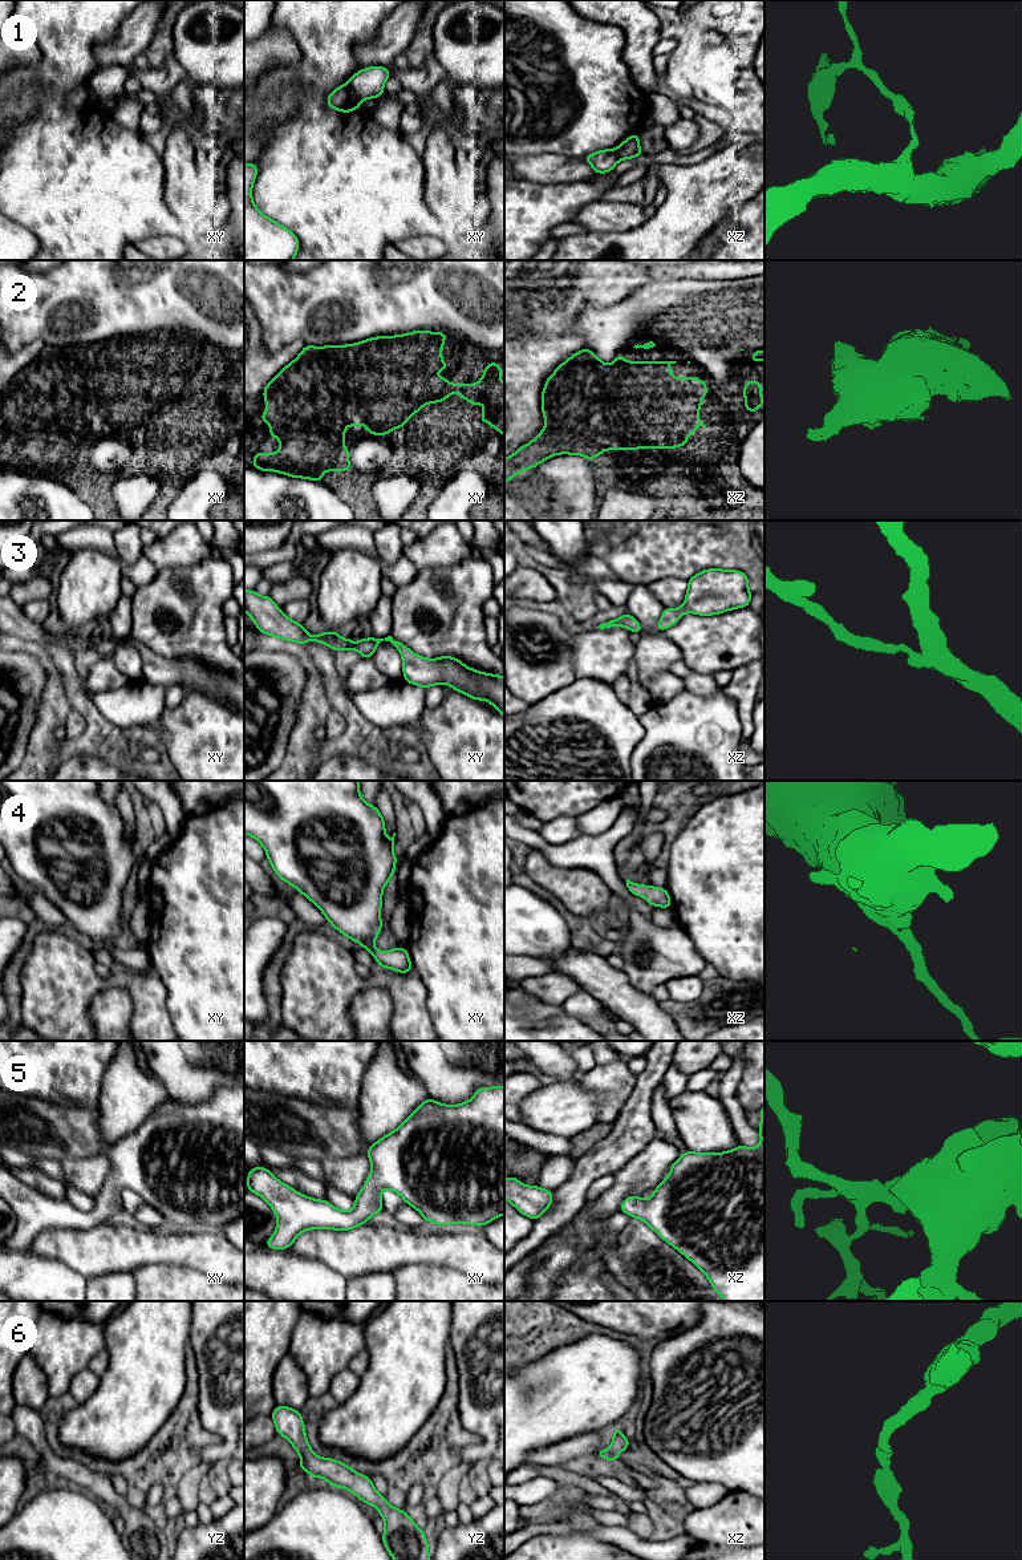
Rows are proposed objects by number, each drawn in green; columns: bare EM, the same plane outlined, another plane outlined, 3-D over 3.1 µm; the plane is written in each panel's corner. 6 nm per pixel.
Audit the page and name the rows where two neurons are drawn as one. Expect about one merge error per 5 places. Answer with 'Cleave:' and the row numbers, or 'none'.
Cleave: 1

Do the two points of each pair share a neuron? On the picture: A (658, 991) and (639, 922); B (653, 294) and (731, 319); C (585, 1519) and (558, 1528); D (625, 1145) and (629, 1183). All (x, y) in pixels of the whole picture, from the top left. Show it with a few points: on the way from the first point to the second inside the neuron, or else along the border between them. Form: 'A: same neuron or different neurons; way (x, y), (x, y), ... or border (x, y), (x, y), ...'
A: different neurons; border (664, 984), (658, 984), (651, 993)
B: same neuron; way (673, 313), (712, 319)
C: different neurons; border (572, 1527), (566, 1535), (540, 1535)
D: different neurons; border (649, 1141), (613, 1174)

